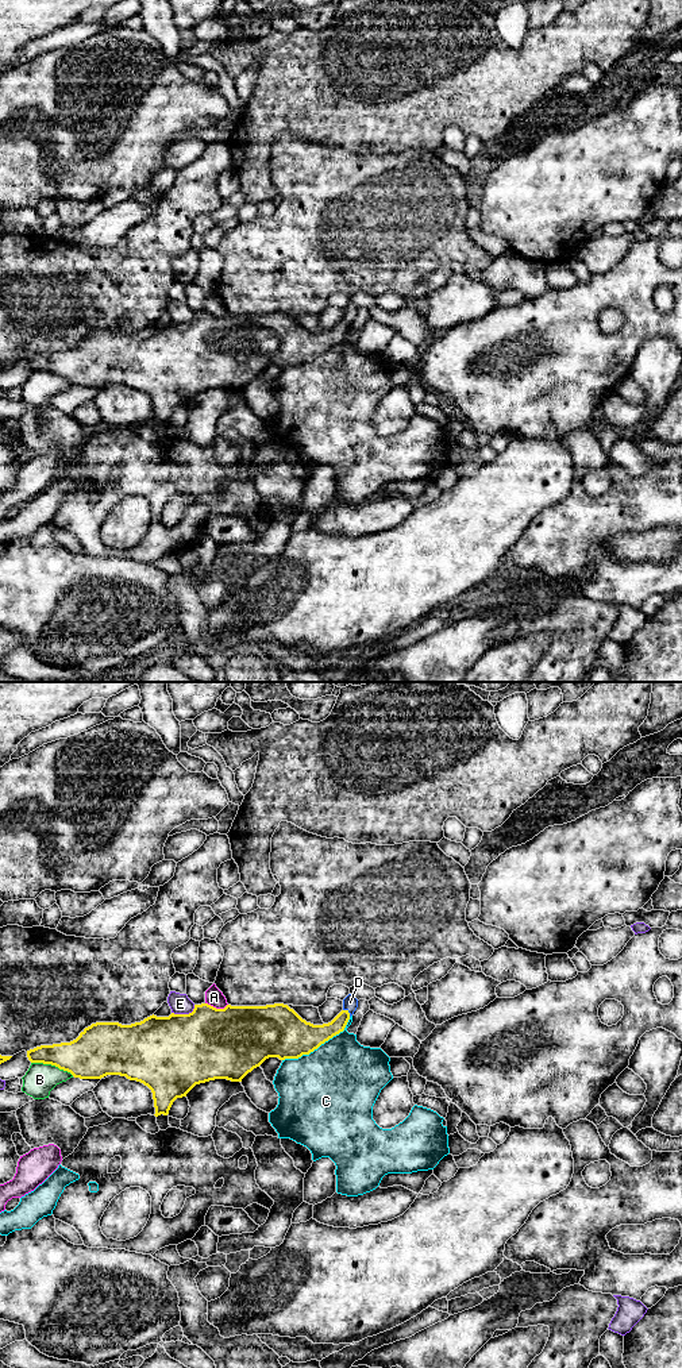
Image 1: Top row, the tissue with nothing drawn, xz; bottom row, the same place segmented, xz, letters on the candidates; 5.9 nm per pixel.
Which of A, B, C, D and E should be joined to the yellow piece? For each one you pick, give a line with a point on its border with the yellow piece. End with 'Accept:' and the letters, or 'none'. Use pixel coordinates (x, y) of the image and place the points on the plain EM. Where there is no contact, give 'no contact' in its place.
D: meets yellow in xz at (347, 320)
Accept: D

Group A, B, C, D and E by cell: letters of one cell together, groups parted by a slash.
A / B / C / D / E

